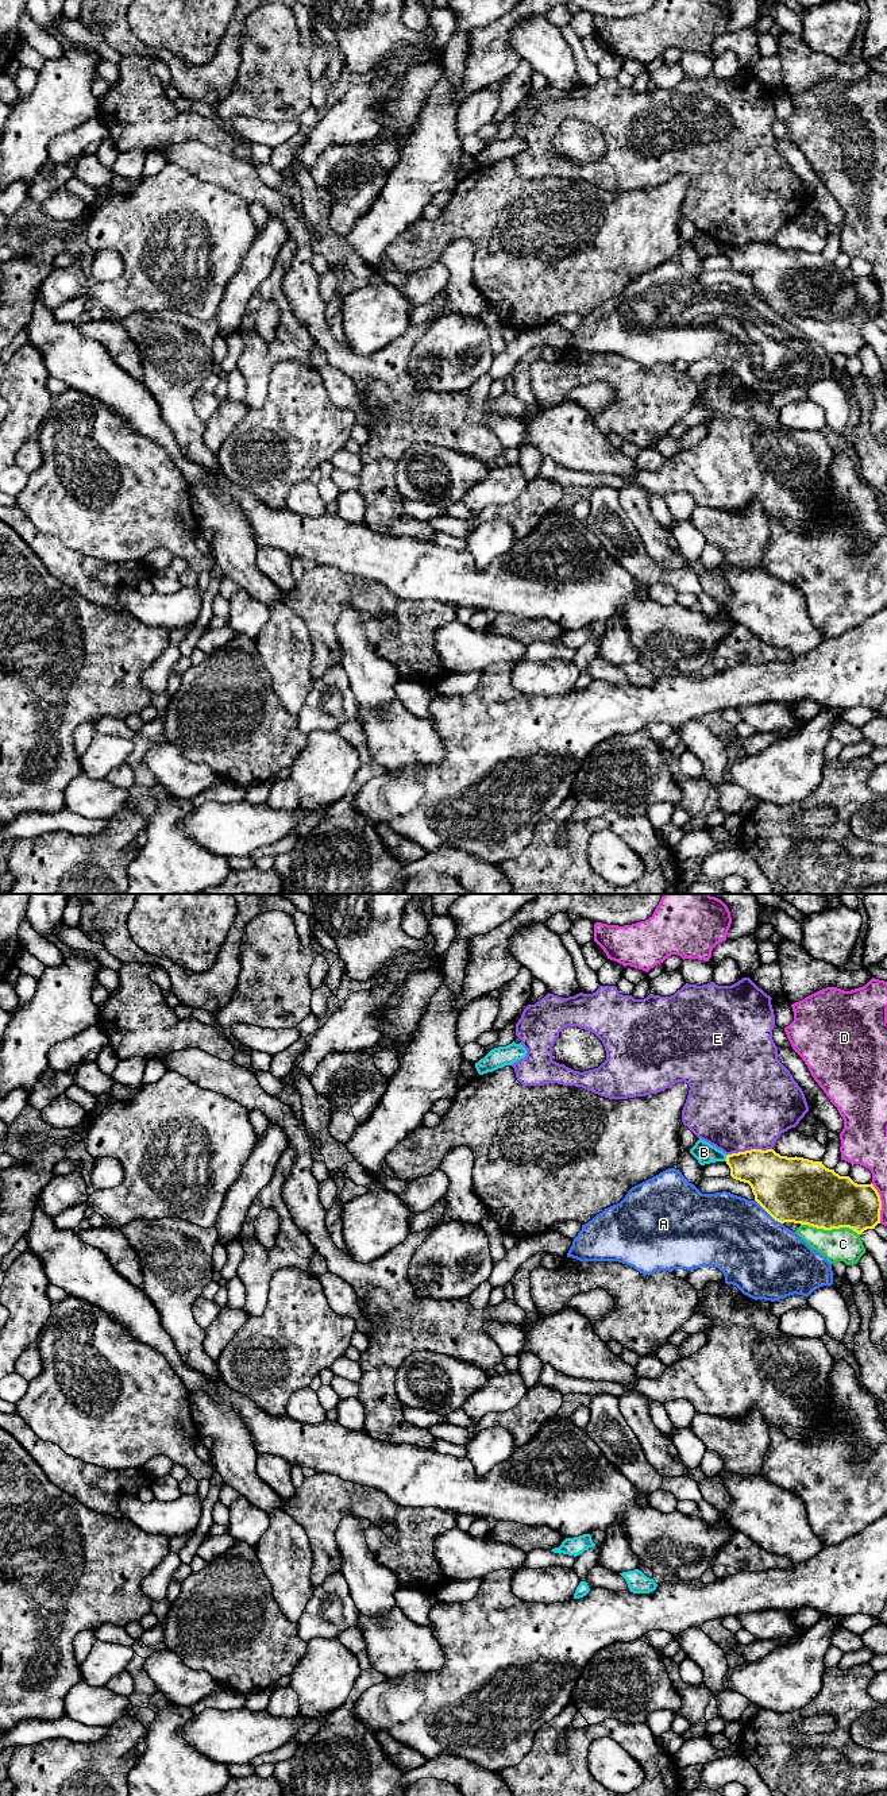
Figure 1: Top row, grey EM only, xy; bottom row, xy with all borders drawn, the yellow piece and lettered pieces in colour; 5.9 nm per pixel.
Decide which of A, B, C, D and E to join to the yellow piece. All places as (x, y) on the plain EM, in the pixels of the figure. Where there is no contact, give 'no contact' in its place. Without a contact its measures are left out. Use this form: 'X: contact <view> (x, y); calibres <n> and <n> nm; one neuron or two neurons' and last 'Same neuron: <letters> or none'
A: contact xy (768, 305); calibres 380 and 460 nm; two neurons
B: contact xy (727, 250); calibres 260 and 120 nm; two neurons
C: contact xy (830, 322); calibres 360 and 200 nm; two neurons
D: contact xy (880, 296); calibres 300 and 130 nm; two neurons
E: contact xy (748, 243); calibres 320 and 480 nm; two neurons
Same neuron: none

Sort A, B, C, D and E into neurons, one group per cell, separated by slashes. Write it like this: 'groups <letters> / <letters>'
groups A / B / C / D / E

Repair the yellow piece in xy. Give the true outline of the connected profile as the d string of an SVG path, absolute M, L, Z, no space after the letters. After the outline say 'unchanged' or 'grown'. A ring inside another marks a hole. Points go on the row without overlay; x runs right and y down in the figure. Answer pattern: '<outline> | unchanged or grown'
M751 242L726 247L730 269L748 275L755 293L778 315L794 315L817 321L849 320L857 327L880 316L882 293L873 277L857 277L840 269L822 254L780 248L774 242Z | unchanged

